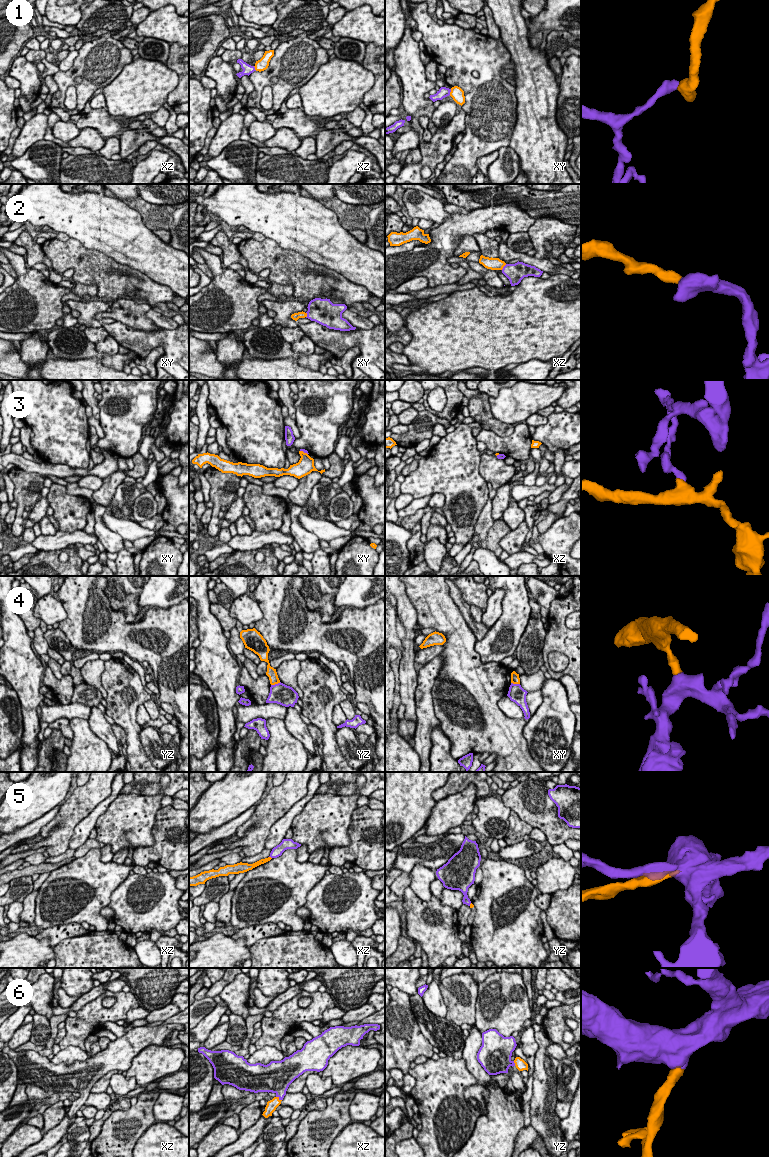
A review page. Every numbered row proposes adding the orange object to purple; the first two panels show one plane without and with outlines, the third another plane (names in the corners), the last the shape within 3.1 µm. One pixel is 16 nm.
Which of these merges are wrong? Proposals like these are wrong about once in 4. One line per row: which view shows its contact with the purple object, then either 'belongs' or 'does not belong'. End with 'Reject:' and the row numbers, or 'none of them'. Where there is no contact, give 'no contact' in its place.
1: xy | does not belong
2: xz | belongs
3: xy | does not belong
4: yz | does not belong
5: xz | does not belong
6: xz | belongs
Reject: 1, 3, 4, 5

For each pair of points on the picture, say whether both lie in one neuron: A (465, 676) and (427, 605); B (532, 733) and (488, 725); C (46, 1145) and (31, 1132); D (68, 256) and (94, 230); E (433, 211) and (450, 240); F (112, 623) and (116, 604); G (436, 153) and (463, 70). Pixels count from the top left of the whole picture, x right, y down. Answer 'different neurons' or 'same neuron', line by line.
A: same neuron
B: different neurons
C: different neurons
D: different neurons
E: different neurons
F: different neurons
G: different neurons

